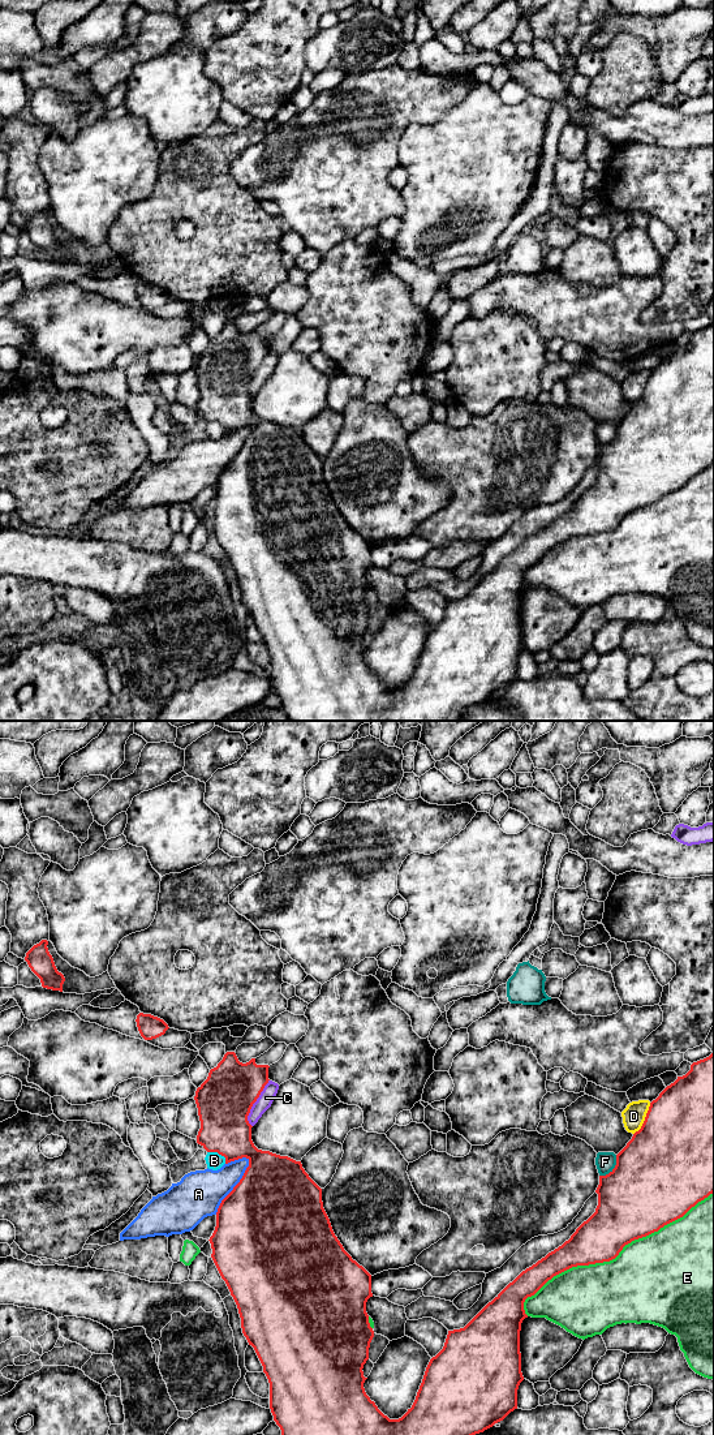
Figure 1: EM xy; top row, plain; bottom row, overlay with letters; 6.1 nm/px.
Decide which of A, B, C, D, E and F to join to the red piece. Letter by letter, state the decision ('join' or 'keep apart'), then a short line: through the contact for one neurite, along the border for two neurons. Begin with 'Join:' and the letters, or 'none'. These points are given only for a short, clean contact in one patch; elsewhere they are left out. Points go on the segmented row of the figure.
Join: B
A: keep apart
B: join
C: keep apart
D: keep apart
E: keep apart
F: keep apart

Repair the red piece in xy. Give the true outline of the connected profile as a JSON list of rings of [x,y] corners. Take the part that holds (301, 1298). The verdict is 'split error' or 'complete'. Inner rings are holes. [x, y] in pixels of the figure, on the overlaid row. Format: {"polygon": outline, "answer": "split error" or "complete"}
{"polygon": [[[227,1052],[216,1067],[211,1069],[207,1079],[195,1091],[195,1104],[201,1121],[201,1129],[197,1135],[197,1143],[207,1152],[218,1152],[225,1157],[225,1164],[246,1157],[249,1167],[246,1168],[240,1182],[221,1200],[216,1212],[216,1226],[210,1237],[212,1249],[211,1258],[225,1281],[231,1296],[233,1297],[241,1318],[242,1333],[249,1345],[251,1345],[263,1366],[270,1383],[270,1409],[274,1421],[281,1430],[281,1435],[476,1435],[493,1427],[503,1421],[511,1412],[517,1409],[517,1389],[524,1380],[521,1372],[521,1353],[520,1353],[520,1331],[521,1323],[528,1315],[524,1310],[524,1302],[528,1297],[534,1296],[549,1280],[554,1276],[577,1266],[589,1266],[595,1263],[610,1262],[615,1259],[623,1247],[635,1239],[646,1237],[658,1232],[664,1225],[683,1217],[698,1202],[714,1193],[714,1053],[709,1057],[693,1062],[691,1070],[667,1086],[659,1096],[650,1103],[645,1121],[638,1131],[636,1131],[627,1146],[616,1155],[615,1168],[606,1176],[599,1176],[599,1185],[595,1190],[598,1194],[598,1206],[595,1212],[584,1221],[576,1232],[562,1246],[549,1253],[532,1267],[522,1271],[512,1283],[509,1283],[491,1302],[489,1302],[464,1328],[448,1331],[443,1349],[430,1359],[416,1400],[410,1409],[399,1419],[390,1419],[384,1415],[374,1401],[366,1395],[364,1383],[367,1378],[364,1376],[364,1365],[369,1359],[369,1348],[374,1337],[374,1331],[369,1323],[366,1312],[366,1302],[371,1293],[371,1275],[360,1266],[344,1250],[343,1245],[335,1236],[330,1219],[323,1208],[322,1189],[309,1177],[302,1168],[301,1161],[296,1161],[288,1156],[280,1156],[270,1151],[258,1150],[251,1140],[251,1125],[248,1116],[253,1104],[259,1097],[264,1086],[268,1083],[268,1065],[257,1065],[255,1058],[242,1064],[238,1061],[235,1052]]], "answer": "complete"}

